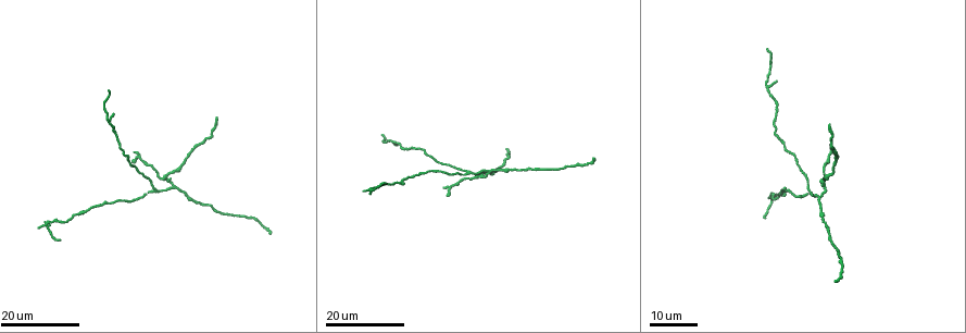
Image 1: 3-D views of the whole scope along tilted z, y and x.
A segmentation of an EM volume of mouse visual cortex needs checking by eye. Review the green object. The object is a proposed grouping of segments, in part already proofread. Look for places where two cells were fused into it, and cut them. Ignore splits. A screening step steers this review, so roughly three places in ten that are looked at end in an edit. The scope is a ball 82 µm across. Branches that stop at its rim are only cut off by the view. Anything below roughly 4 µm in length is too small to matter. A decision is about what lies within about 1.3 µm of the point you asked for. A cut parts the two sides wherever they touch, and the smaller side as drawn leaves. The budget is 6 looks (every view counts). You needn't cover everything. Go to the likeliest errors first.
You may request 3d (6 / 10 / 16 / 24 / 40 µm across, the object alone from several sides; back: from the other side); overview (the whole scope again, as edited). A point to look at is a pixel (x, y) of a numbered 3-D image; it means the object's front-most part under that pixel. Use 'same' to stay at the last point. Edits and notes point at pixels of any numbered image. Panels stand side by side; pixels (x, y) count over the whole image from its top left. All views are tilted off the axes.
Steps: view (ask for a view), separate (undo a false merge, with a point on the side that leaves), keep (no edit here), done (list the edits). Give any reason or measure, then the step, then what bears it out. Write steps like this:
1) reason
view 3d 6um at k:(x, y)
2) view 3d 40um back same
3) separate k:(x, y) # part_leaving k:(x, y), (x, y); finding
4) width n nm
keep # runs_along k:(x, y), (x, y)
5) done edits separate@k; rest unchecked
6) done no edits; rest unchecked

view 3d 16um at 1:(475, 176)

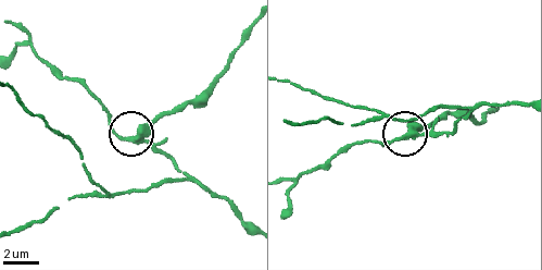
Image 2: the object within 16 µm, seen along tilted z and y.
zoom in
view 3d 6um at 2:(137, 140)

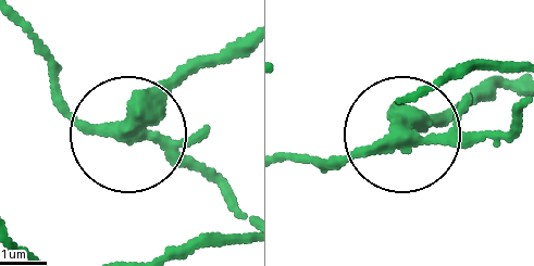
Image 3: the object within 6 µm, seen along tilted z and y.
separate 3:(179, 73) # part_leaving 3:(135, 128), (241, 52); two cells meet here

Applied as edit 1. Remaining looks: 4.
side arm on a straight run
view 3d 24um at 1:(469, 174)

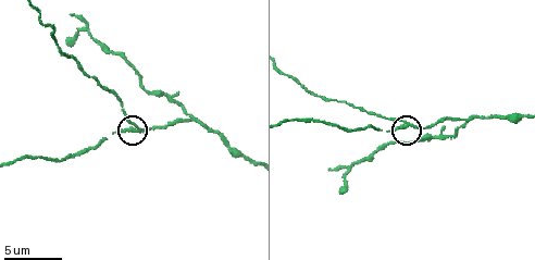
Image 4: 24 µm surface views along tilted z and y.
view 3d 10um at 4:(401, 126)

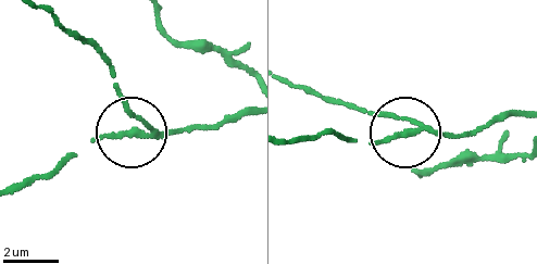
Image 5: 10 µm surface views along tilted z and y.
width 160 nm
separate 5:(126, 107) # part_leaving 5:(150, 130), (105, 62), (53, 16); a second cell is stuck on

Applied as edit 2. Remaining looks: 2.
done edits separate@3, separate@5; rest unchecked

